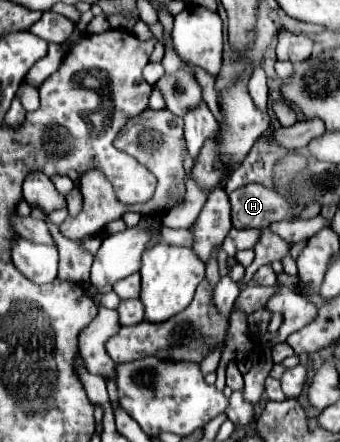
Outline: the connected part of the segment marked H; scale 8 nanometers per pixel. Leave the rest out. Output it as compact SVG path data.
M261 184L241 186L229 194L229 200L235 228L267 228L271 222L293 216L291 204Z

